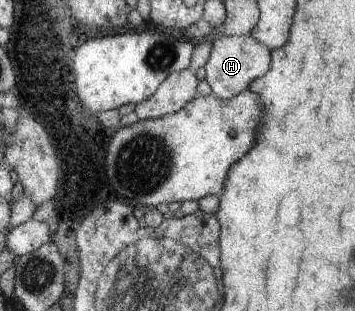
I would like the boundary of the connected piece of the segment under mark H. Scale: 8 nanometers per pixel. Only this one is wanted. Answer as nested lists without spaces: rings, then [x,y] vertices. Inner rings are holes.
[[[250,36],[212,37],[213,46],[209,60],[206,62],[206,81],[211,93],[221,100],[229,100],[240,92],[249,89],[249,85],[260,76],[266,75],[271,68],[271,50],[263,43]]]

